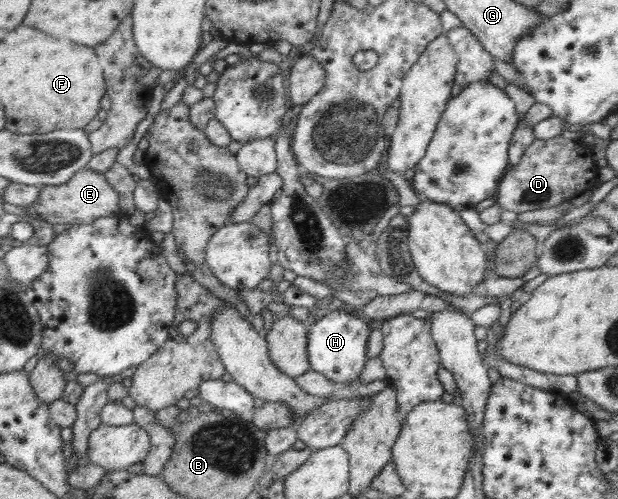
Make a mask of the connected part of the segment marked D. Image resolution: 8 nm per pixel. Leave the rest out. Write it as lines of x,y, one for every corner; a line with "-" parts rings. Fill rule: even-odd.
552,137
551,139
546,139
545,141
542,141
540,139
536,139
532,144
530,144
522,154
522,157
520,161
511,168
508,168
508,170
503,174
502,179
499,181
497,193
495,196
495,201
500,204
500,206
503,207
504,210
508,211
514,211
514,213
520,214
524,212
534,211
537,209
542,208
549,208
552,206
556,206
558,204
562,204
562,202
568,202
572,198
580,195
583,191
588,190
594,190
596,187
600,185
599,178
597,177
599,175
599,166
596,165
594,162
594,152
593,147
586,145
582,141
576,141
576,140
570,140
570,139
564,139
564,137

